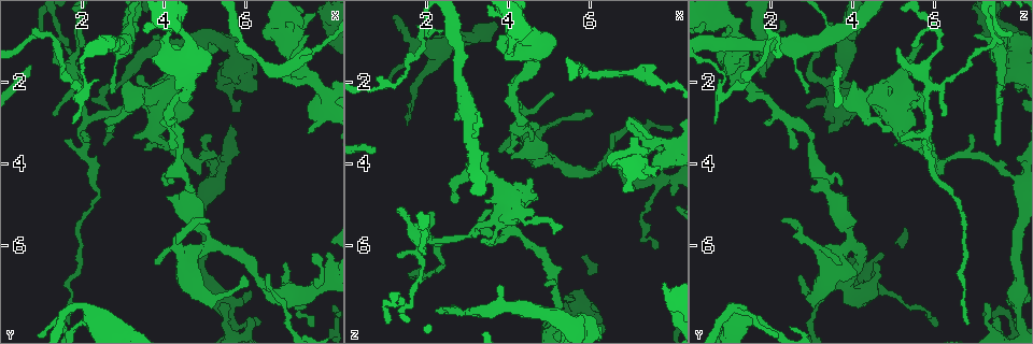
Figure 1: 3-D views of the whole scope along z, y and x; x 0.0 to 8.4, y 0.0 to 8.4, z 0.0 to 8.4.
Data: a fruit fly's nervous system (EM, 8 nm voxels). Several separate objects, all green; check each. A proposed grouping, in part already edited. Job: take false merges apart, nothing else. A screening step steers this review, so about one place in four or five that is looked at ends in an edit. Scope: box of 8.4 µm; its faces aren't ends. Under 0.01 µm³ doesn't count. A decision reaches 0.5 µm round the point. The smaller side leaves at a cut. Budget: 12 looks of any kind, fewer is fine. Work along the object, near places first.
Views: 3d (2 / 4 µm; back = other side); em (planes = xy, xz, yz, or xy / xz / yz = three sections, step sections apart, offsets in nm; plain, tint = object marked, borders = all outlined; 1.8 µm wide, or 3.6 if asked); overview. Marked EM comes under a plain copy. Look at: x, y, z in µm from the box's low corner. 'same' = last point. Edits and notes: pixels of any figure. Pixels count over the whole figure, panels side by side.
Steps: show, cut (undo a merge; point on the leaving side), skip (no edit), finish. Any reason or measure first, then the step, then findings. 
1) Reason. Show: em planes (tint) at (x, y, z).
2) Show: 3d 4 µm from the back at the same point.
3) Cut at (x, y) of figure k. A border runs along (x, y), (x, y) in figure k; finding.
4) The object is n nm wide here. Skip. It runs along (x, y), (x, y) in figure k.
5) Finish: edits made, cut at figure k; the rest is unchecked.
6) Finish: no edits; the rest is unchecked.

Looks like a crossing. Show: 3d 4 µm at (7.60, 7.10, 4.50).

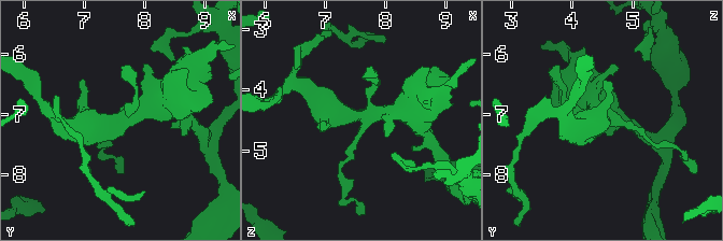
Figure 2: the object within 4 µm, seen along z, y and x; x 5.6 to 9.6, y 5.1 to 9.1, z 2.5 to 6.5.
Now the EM. Show: em xz step 16 (tint) at (7.55, 7.15, 4.45).

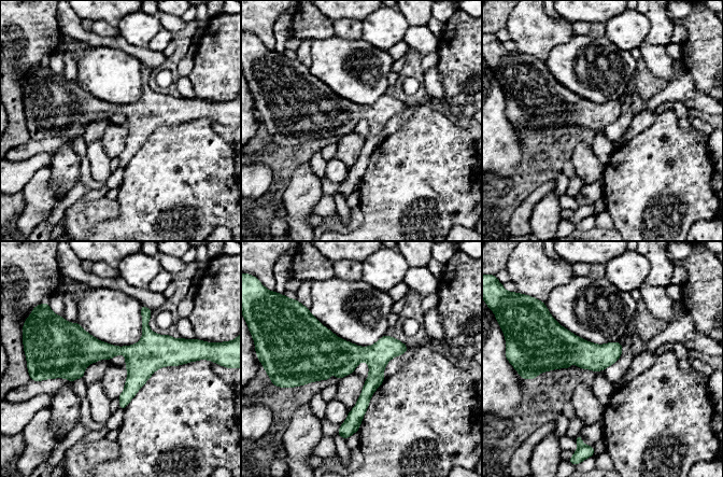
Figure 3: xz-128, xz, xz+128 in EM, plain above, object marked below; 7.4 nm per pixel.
Show: em planes (tint) at the same point.

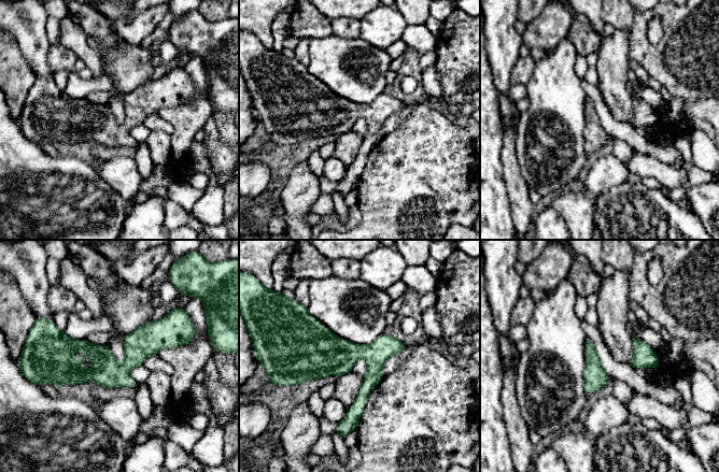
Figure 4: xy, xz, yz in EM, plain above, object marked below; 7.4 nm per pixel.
Skip. It runs along (179, 338), (118, 373), (56, 376) in figure 4; continuous, no second neuron.

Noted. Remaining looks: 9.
Abrupt turn. Show: 3d 2 µm at (2.00, 7.90, 1.85).

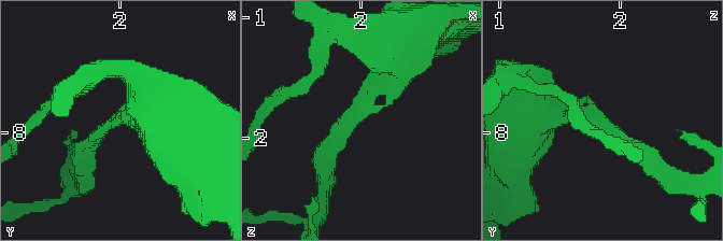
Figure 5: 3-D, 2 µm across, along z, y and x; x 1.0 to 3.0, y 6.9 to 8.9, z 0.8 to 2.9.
Now the EM. Show: em planes (tint) at (1.92, 7.92, 1.84).

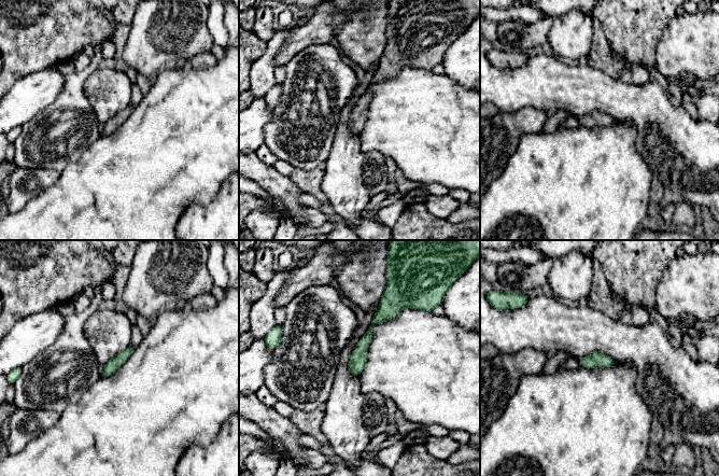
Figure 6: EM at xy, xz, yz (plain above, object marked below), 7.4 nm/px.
The object is 90 nm wide here. Skip. It runs along (393, 306), (370, 326), (354, 373) in figure 6; all the same neuron.

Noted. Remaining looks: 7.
Thick turns thin. Show: em xz step 8 (tint) at (4.30, 0.55, 0.95).

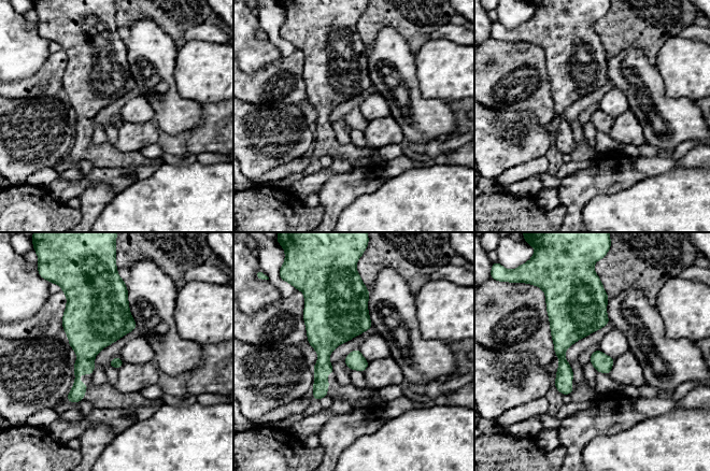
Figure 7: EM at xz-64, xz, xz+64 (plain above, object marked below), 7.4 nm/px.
Cut it another way. Show: em planes (tint) at the same point.

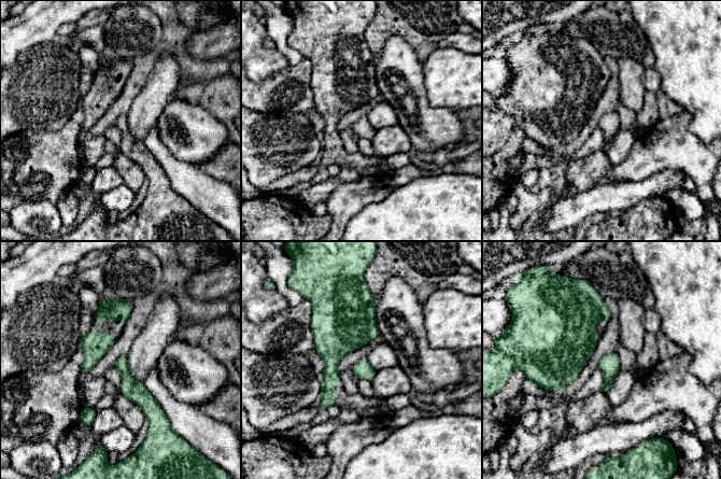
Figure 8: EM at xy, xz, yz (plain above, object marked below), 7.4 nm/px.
Skip. It runs along (122, 360), (128, 383), (154, 417) in figure 8; all the same neuron.

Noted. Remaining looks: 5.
Thick turns thin. Show: em planes (borders) at (7.05, 0.85, 3.80).

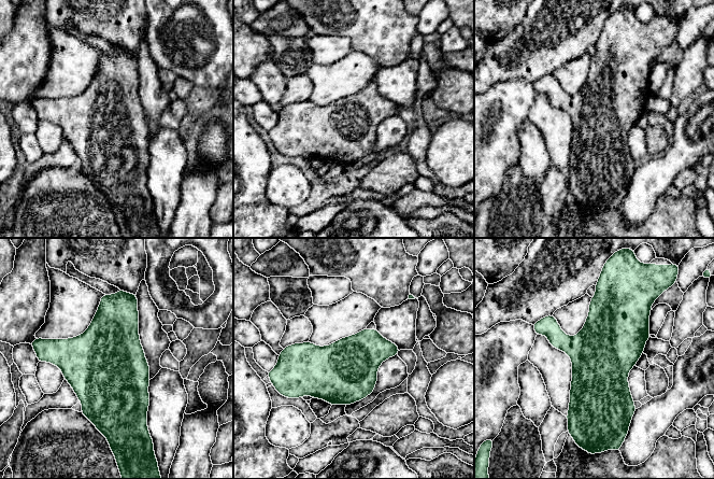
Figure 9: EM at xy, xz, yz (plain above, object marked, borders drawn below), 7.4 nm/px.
Skip. All the same neuron.

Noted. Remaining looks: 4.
Show: 3d 2 µm at (2.55, 2.30, 7.55).

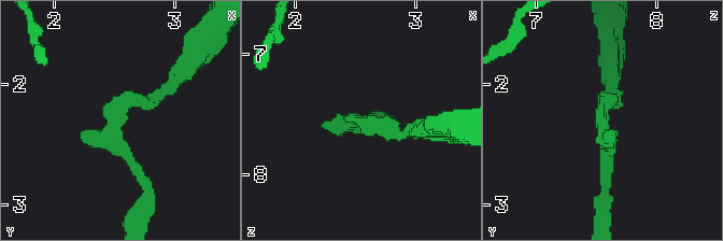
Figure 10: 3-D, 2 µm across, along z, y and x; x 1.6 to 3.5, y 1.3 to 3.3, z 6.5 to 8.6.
Show: em planes (tint) at (2.52, 2.34, 7.58).

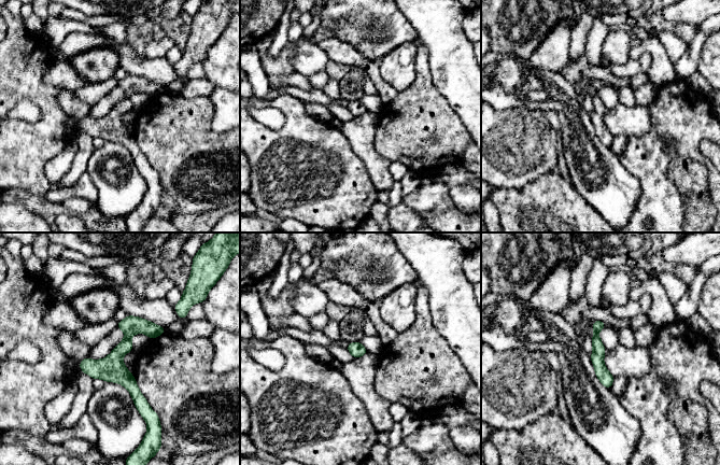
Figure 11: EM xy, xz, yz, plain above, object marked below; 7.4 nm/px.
Skip. It runs along (129, 318), (117, 370), (144, 412) in figure 11; all the same neuron.

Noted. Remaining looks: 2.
Finish: no edits; the rest is unchecked.

